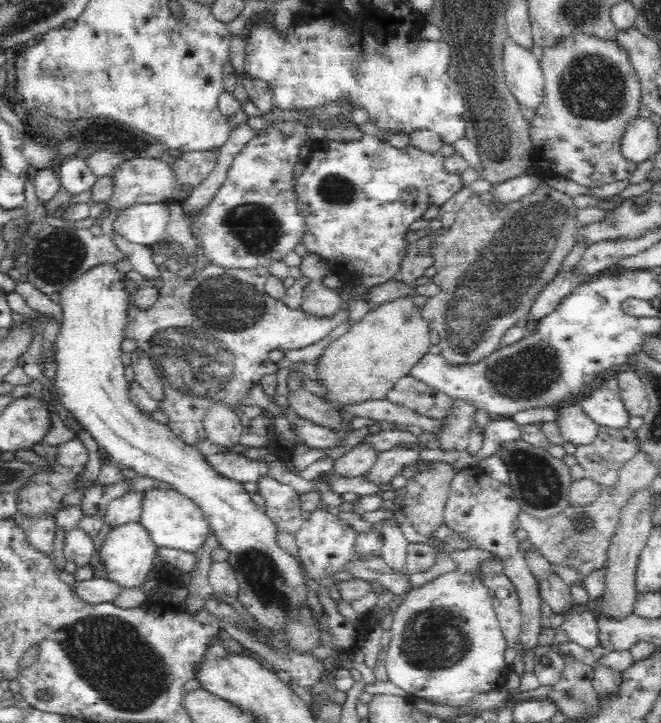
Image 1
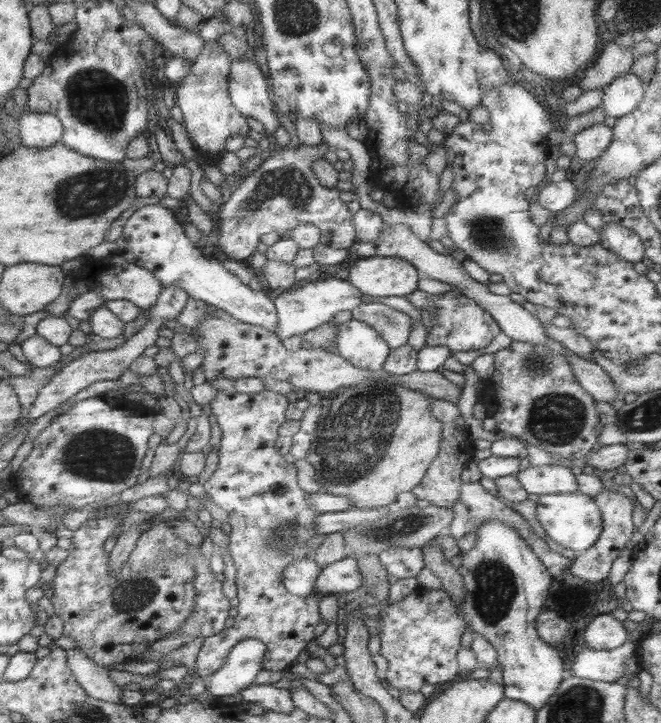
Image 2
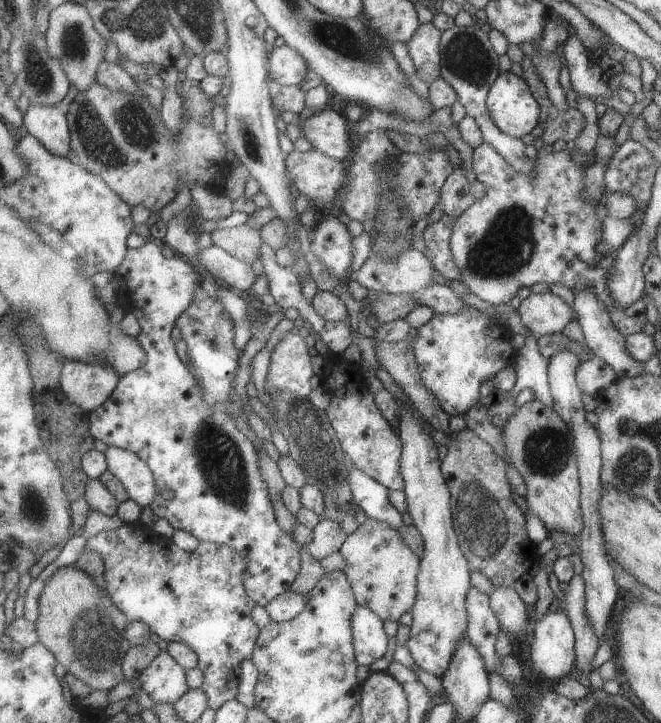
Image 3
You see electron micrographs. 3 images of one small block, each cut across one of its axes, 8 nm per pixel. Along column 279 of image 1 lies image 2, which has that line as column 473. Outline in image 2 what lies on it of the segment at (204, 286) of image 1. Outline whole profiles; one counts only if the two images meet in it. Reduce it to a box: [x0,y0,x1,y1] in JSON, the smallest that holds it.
[409,289,502,352]

